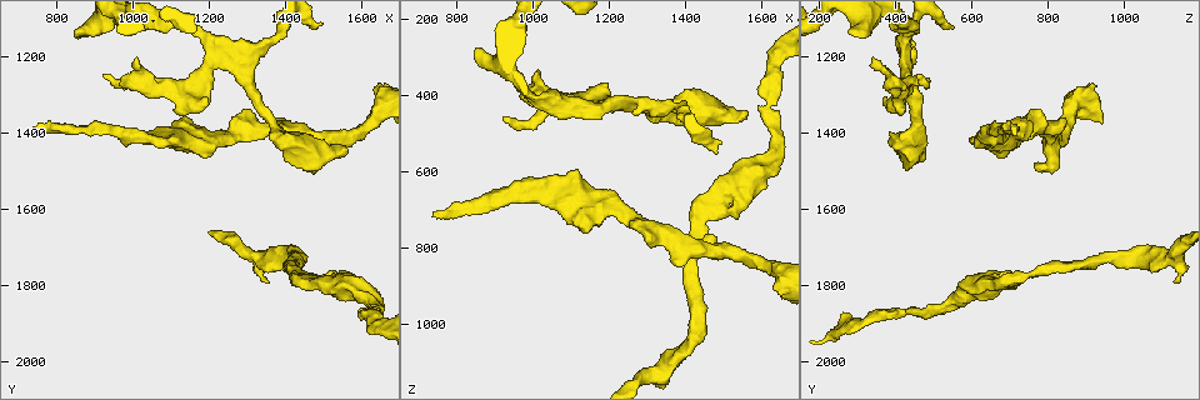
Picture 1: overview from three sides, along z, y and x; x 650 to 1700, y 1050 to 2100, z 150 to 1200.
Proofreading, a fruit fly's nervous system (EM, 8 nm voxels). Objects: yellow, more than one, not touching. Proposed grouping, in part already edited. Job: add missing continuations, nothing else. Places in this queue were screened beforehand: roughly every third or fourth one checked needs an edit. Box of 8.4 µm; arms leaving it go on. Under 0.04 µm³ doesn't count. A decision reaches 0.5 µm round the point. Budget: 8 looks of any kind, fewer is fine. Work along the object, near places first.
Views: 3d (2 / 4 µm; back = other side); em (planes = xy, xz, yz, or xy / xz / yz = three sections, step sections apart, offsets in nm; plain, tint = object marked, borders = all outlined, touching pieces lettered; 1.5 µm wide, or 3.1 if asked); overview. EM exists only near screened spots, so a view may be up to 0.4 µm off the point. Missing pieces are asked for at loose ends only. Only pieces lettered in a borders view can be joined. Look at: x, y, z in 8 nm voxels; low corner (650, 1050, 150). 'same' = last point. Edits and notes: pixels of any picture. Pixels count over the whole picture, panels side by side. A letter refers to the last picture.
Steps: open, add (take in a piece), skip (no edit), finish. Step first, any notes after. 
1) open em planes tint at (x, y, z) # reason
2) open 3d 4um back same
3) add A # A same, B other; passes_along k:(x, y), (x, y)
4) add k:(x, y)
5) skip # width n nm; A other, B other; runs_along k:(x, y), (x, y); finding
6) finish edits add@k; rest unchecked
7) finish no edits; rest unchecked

open em xy step 4 borders at (745, 1415, 715) # an open end

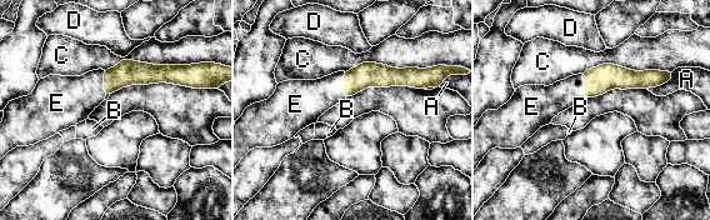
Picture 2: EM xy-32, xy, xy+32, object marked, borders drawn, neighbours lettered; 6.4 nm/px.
open em xz step 8 borders same

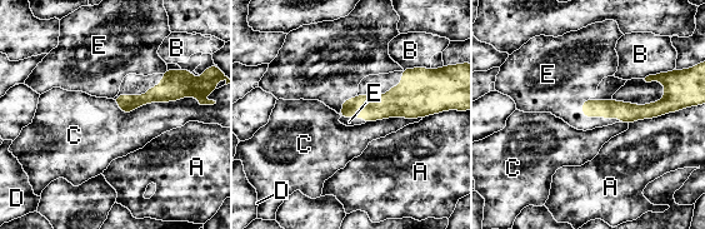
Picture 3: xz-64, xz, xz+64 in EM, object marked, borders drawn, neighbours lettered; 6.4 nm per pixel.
add E # A other, B other, C other, D other, E same; it goes on there

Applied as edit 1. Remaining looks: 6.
open 3d 4um at (1090, 1420, 600) # branch stops here

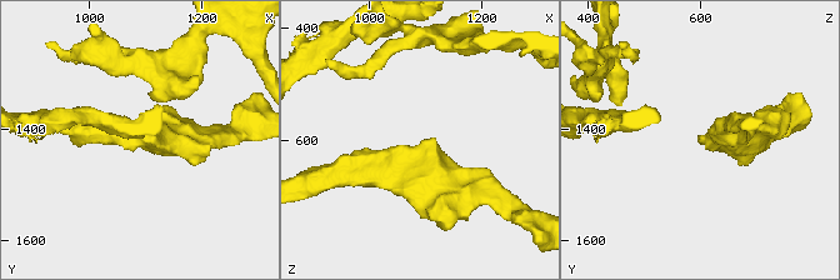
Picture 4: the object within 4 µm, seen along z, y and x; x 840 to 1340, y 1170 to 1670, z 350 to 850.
open em xz step 4 borders at (1095, 1425, 605) # arm_widths 280, 400 nm; now the EM

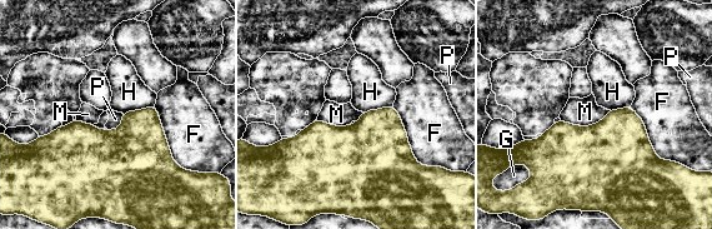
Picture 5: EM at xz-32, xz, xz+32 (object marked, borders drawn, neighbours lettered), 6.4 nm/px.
skip # width 280 nm; F other, G other, H other, M other, P other; border 5:(610, 110), (590, 125), (560, 120); none of them fits

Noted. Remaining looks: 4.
open em yz step 4 borders at (1565, 1435, 455) # branch stops here

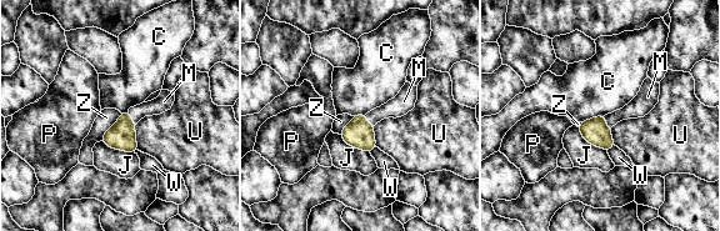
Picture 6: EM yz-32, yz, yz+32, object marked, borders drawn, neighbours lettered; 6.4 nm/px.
open em planes borders same

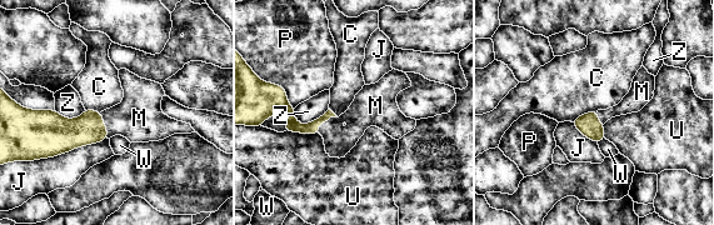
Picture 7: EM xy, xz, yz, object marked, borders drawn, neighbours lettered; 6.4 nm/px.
add M # C other, J other, M same, P other, U other, W other, Z other; passes_along 7:(290, 125), (324, 121), (362, 114); the neuron continues

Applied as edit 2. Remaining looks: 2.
finish edits add@3, add@7; rest unchecked

